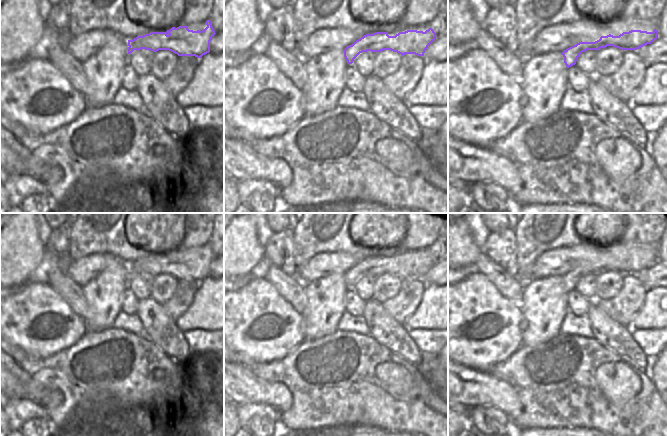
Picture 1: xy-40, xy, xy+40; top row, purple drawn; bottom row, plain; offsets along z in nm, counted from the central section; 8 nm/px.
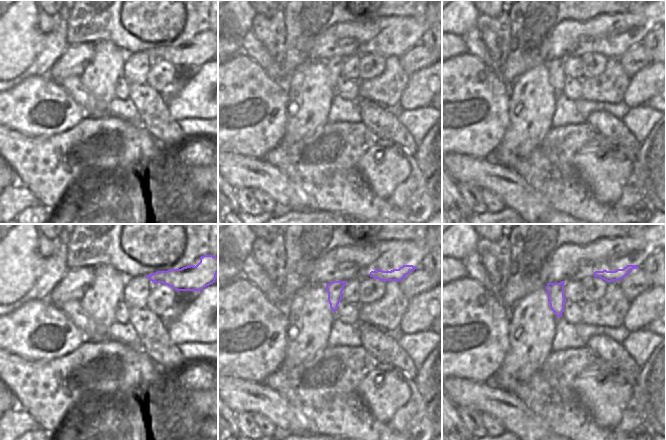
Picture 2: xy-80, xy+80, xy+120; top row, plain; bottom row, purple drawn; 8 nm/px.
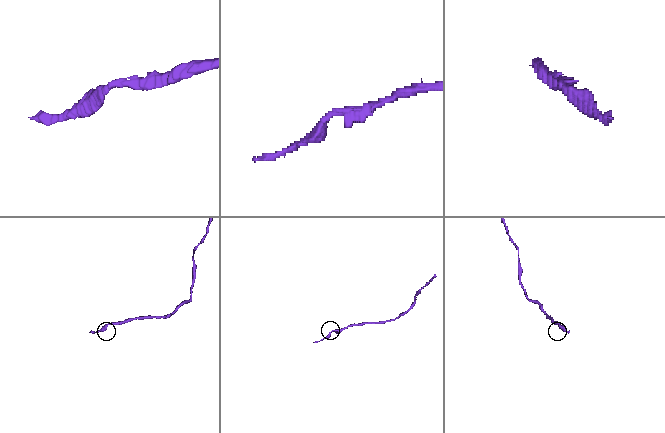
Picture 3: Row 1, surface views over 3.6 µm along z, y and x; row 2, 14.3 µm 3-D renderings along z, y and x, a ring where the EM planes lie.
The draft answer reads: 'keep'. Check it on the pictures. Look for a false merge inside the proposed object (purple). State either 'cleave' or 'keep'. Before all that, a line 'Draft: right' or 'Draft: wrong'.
Draft: right
keep

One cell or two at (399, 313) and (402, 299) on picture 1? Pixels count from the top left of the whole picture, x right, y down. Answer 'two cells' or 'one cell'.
one cell

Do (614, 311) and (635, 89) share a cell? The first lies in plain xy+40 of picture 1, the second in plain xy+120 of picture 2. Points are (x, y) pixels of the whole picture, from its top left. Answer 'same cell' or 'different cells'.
different cells

